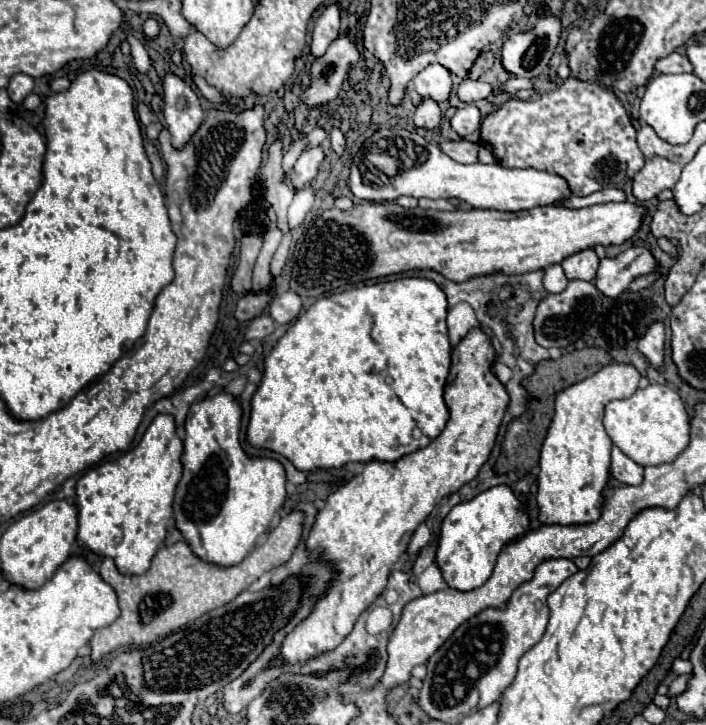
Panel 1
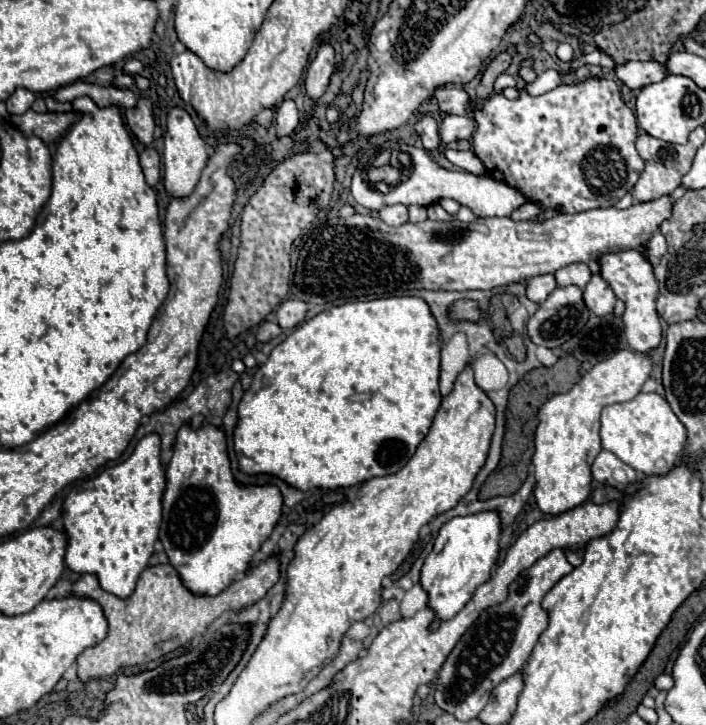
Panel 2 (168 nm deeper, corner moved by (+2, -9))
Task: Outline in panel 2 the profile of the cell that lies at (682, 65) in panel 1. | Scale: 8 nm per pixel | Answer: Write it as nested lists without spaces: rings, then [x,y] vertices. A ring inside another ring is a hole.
[[[625,62],[621,66],[615,66],[615,76],[631,90],[639,90],[647,84],[659,82],[667,76],[667,72],[665,64],[659,62]]]

